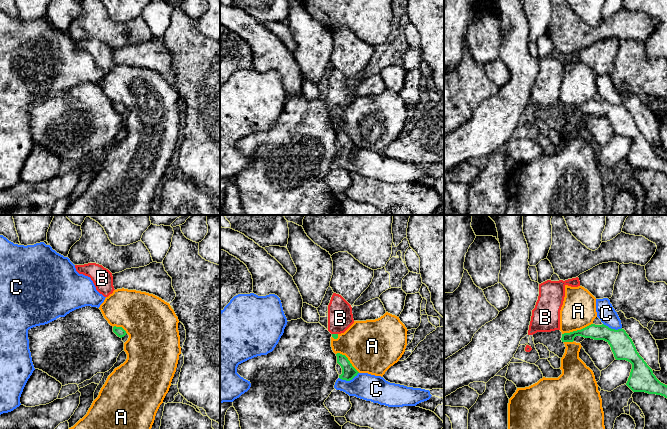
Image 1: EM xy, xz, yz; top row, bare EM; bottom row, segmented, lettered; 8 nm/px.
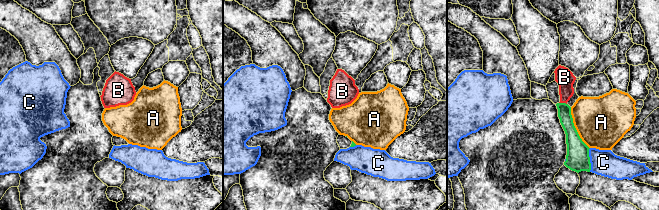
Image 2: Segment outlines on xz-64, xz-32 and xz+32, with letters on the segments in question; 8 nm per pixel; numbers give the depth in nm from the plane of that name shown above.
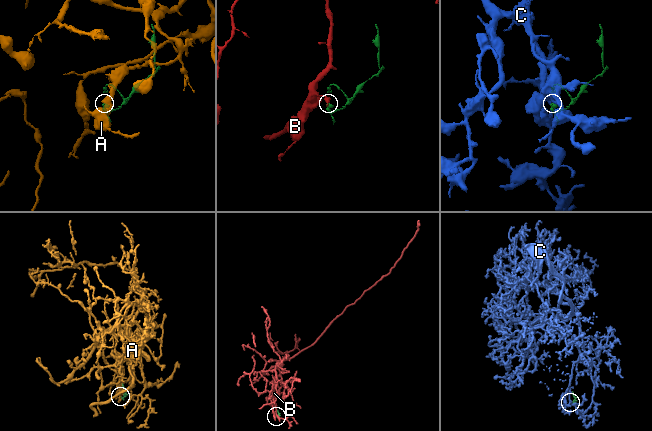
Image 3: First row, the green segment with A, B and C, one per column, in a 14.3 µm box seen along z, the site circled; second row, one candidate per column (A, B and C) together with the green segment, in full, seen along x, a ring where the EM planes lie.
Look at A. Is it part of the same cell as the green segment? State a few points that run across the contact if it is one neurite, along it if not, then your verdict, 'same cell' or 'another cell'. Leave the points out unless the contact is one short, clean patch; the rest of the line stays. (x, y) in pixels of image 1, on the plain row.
line yz (592, 99), (580, 105), (562, 110); another cell

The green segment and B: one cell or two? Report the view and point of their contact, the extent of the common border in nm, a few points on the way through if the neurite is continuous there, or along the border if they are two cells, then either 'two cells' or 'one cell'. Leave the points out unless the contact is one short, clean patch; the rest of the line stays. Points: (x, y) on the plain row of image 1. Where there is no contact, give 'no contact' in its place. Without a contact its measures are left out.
meets green in xz at (335, 110); contact 50 nm long; border along xz (332, 109), (337, 110); two cells

